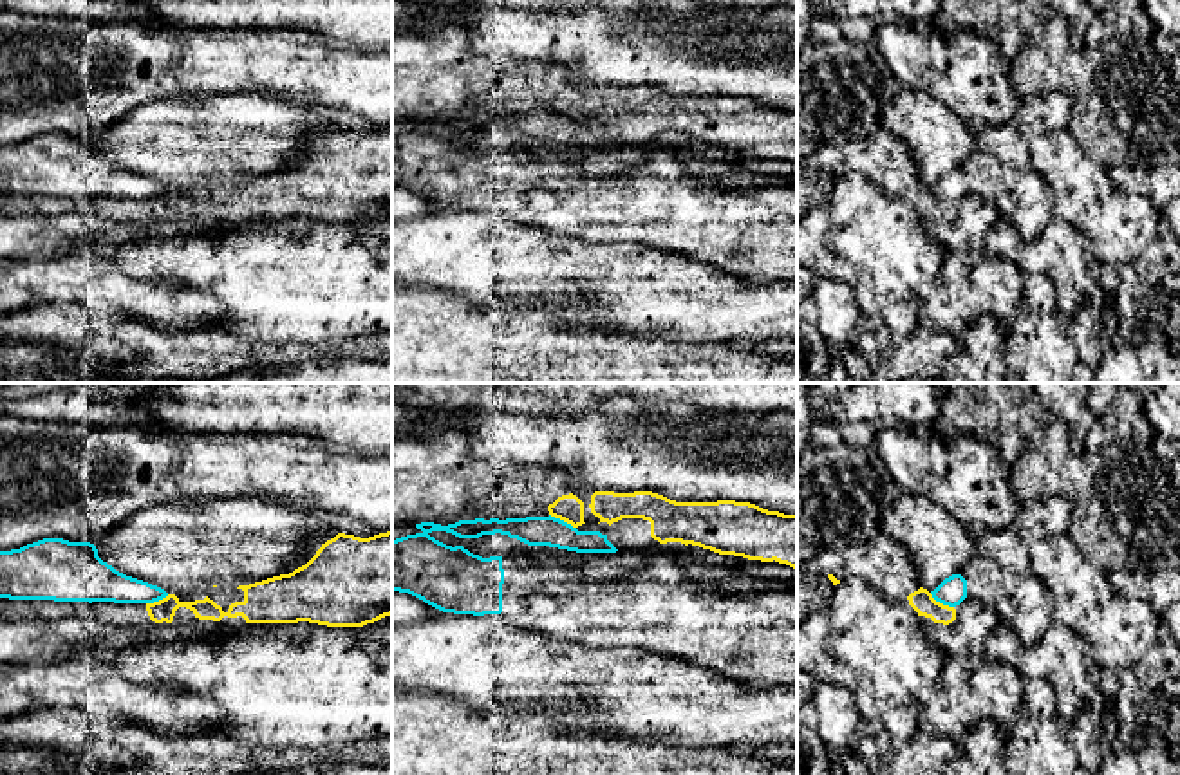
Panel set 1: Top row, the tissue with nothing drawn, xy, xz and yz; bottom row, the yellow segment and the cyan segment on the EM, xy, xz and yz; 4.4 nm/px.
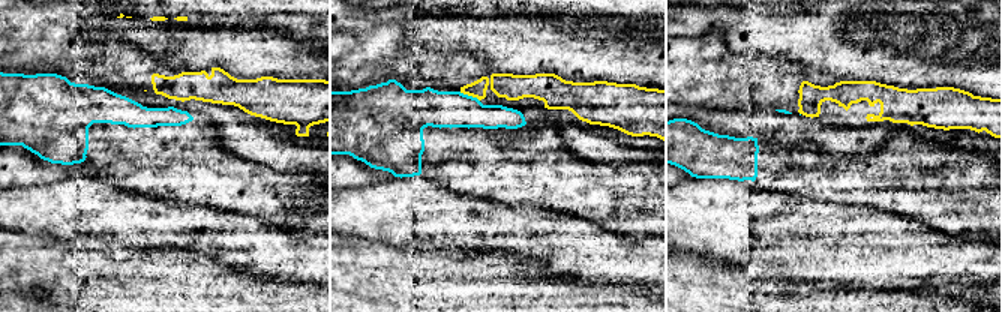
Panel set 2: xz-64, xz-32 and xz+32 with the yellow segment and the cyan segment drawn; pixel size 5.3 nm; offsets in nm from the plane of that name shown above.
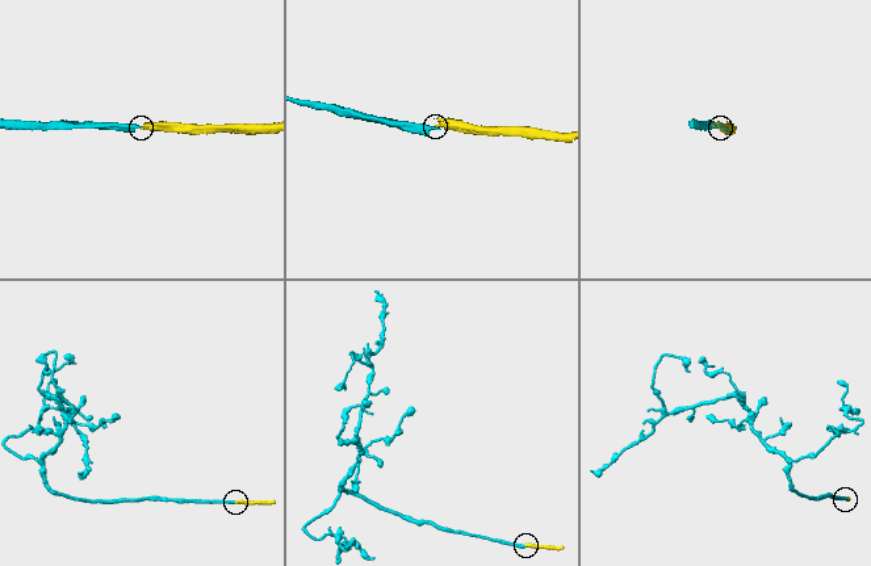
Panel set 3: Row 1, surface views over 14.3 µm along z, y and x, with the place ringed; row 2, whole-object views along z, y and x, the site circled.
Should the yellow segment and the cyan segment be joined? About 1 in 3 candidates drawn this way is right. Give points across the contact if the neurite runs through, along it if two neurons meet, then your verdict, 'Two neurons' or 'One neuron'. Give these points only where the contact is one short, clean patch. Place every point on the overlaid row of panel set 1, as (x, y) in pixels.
Boundary: xz (550, 513), (575, 528). Two neurons

